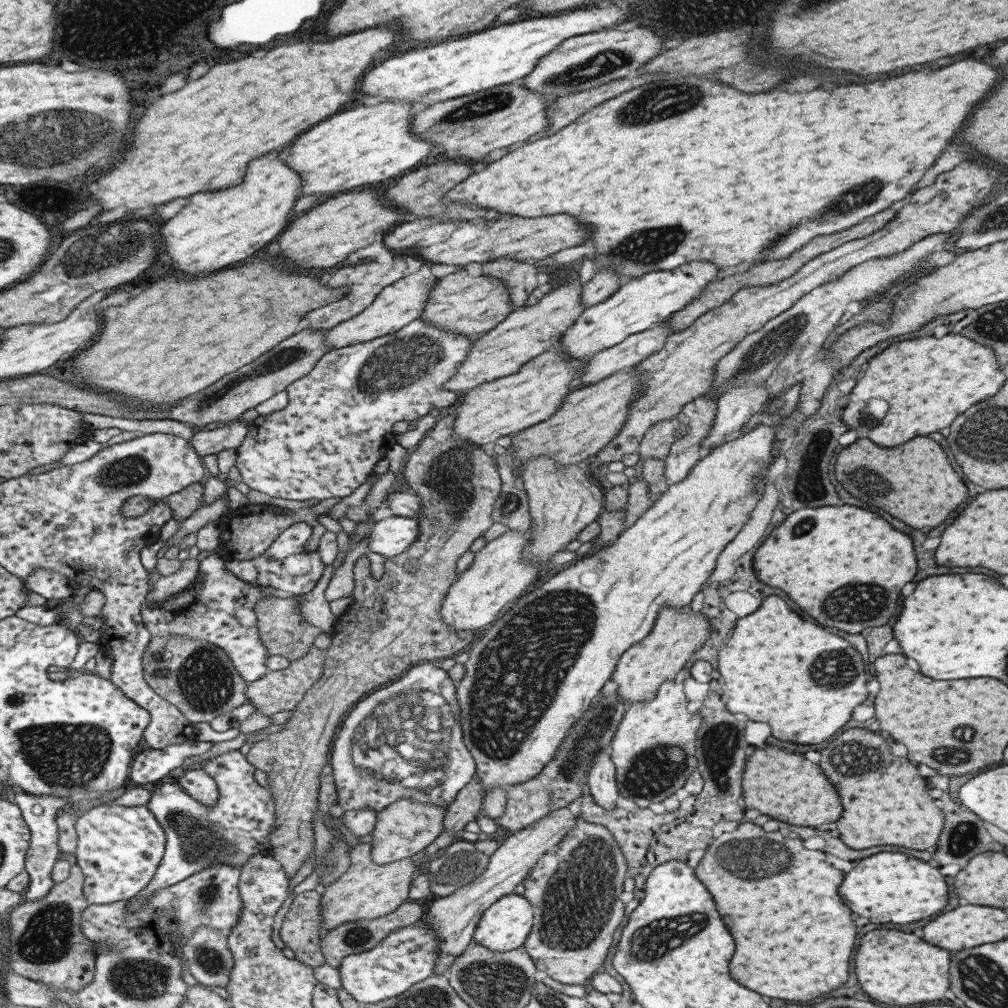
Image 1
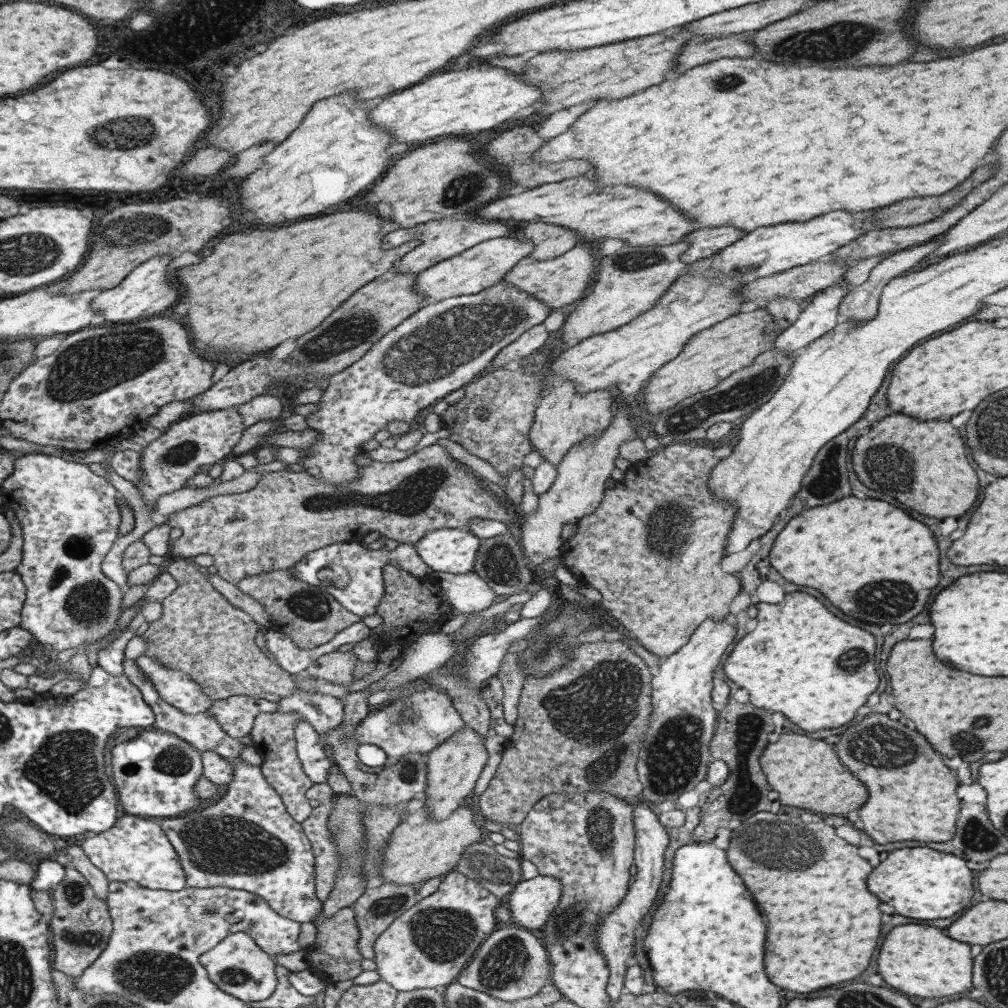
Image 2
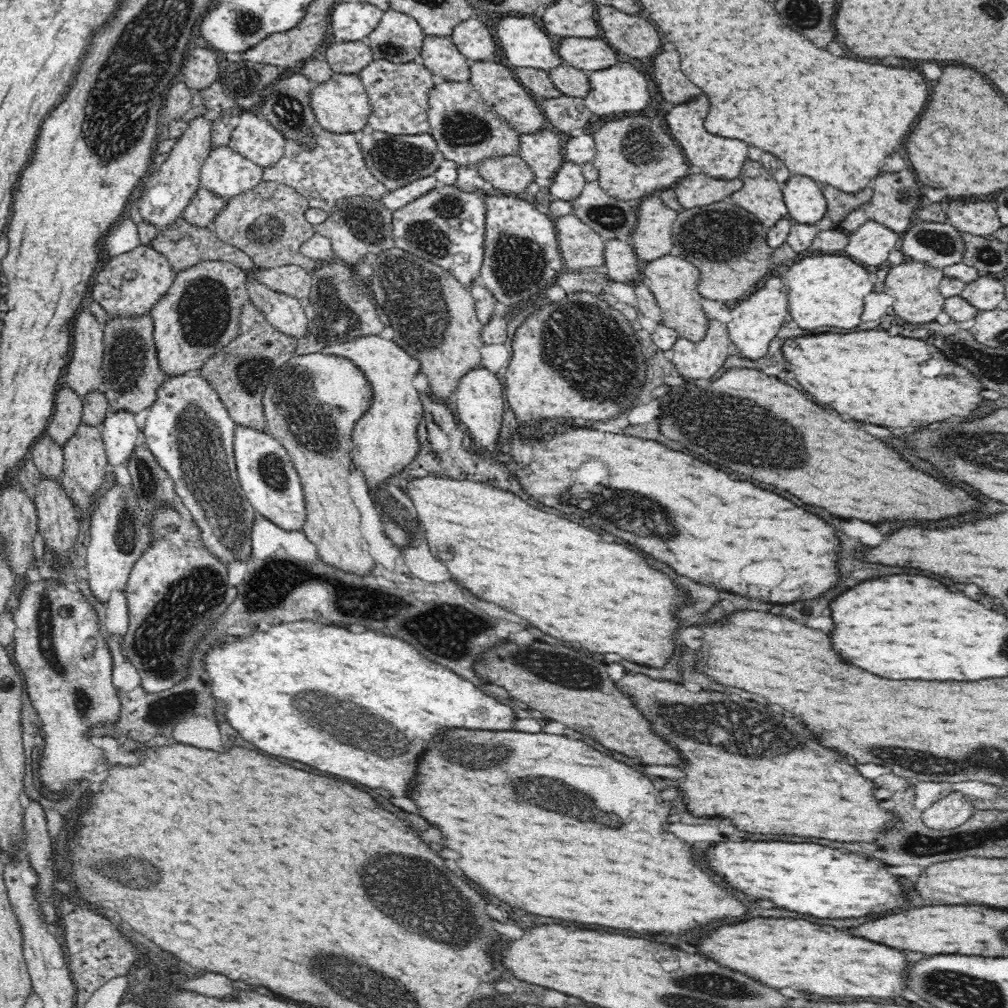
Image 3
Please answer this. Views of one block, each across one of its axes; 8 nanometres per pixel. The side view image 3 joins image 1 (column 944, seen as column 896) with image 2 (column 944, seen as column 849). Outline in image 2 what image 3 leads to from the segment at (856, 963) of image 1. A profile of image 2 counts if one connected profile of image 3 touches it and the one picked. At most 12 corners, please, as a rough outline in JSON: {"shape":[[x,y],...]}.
{"shape":[[925,924],[895,926],[877,972],[909,996],[971,988],[971,950]]}

